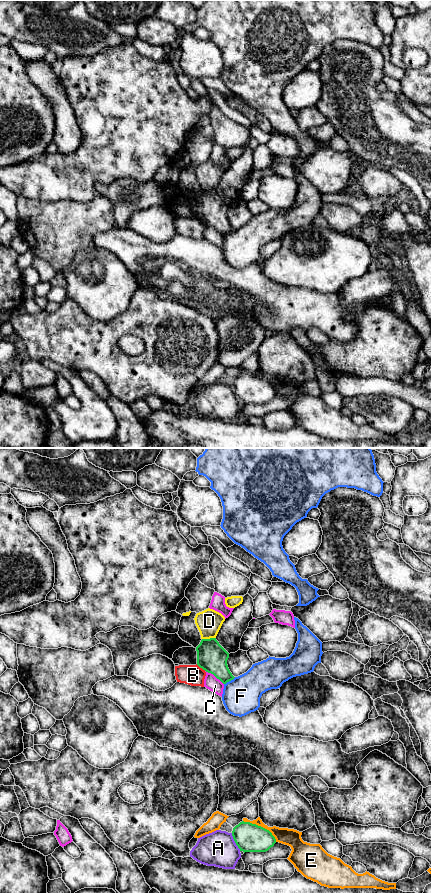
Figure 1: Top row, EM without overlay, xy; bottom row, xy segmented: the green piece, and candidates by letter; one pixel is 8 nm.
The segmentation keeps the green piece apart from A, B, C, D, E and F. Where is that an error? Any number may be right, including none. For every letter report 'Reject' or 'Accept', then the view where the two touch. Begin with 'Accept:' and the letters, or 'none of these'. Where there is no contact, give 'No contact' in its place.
Accept: none of these
A: Reject. Touches green in xy
B: Reject. Touches green in xy
C: Reject. Touches green in xy
D: Reject. Touches green in xy
E: Reject. Touches green in xy
F: Reject. Touches green in xy

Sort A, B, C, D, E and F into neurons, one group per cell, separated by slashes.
A / B / C / D / E / F

